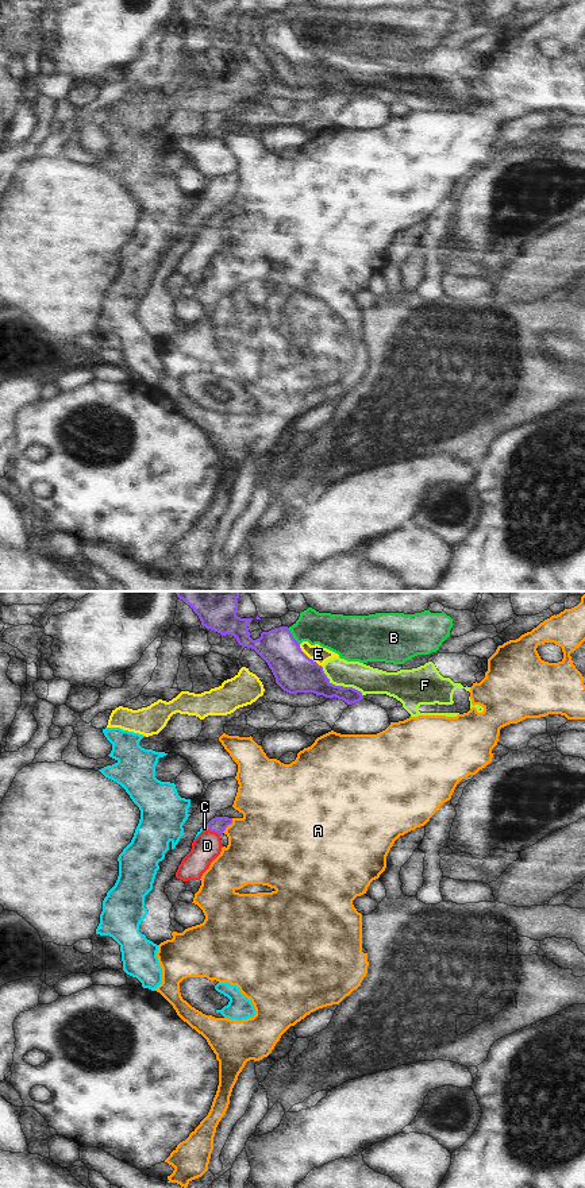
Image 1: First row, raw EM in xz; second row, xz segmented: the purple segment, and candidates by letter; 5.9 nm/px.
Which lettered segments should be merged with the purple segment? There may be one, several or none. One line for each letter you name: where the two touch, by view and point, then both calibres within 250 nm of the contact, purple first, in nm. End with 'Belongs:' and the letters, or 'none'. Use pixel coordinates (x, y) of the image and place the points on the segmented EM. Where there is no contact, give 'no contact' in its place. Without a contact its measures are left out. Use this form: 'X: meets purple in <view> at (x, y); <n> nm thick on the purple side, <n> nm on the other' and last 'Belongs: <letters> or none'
D: meets purple in xz at (214, 830); 90 nm thick on the purple side, 170 nm on the other
F: meets purple in xz at (339, 686); 220 nm thick on the purple side, 160 nm on the other
Belongs: D, F

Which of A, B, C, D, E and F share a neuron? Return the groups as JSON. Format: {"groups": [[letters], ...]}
{"groups": [["A"], ["B", "E"], ["C"], ["D", "F"]]}

